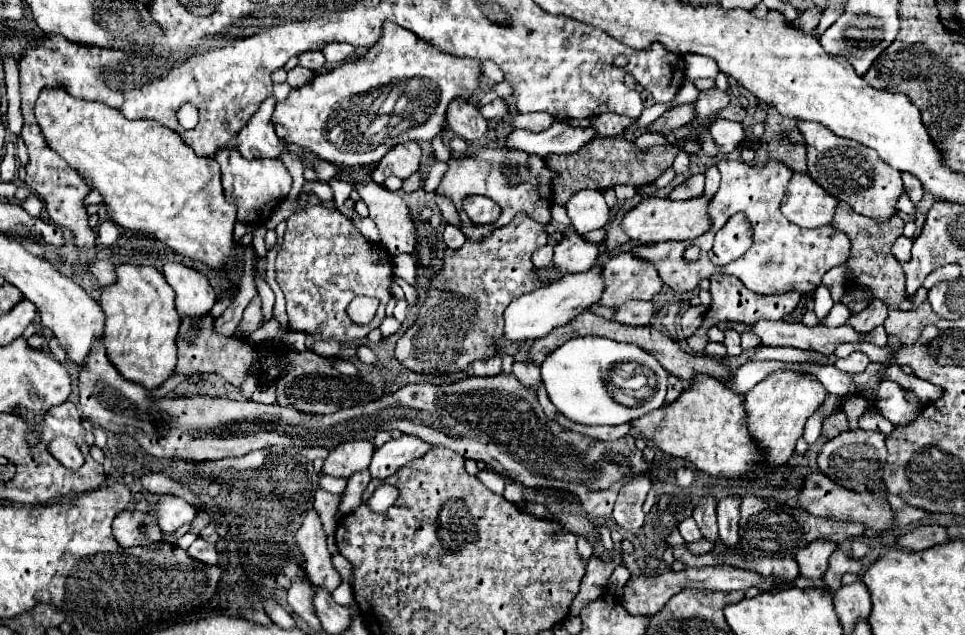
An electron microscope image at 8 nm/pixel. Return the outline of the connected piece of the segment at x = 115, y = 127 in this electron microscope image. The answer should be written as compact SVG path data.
M43 89L35 105L37 123L53 151L57 151L73 169L77 169L103 199L113 223L153 235L163 241L173 253L201 261L213 271L229 271L237 267L237 243L233 239L233 227L237 221L237 209L223 195L219 165L213 157L197 157L181 137L157 121L139 119L127 121L117 109L103 103L81 101L65 93L63 89Z

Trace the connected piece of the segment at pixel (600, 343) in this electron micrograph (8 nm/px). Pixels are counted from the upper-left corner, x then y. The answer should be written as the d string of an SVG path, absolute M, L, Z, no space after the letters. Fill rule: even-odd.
M605 337L571 339L565 345L561 345L559 349L555 349L541 363L541 379L543 379L543 385L549 393L549 399L565 417L569 417L571 421L581 423L581 425L621 425L621 423L629 423L633 419L639 419L653 409L659 409L665 403L667 375L669 373L659 365L659 361L653 355L649 355L647 351L643 351L641 347L629 345L629 343L617 343L617 341L611 341ZM627 361L641 363L643 367L651 369L657 377L655 395L639 407L625 407L625 405L617 403L609 391L611 365L627 363Z

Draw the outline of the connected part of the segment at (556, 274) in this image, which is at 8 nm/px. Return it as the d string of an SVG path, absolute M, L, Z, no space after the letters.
M571 231L571 233L563 235L561 243L557 243L555 257L553 257L557 269L553 269L553 271L537 269L537 273L545 275L549 281L561 279L567 273L583 273L583 271L591 269L597 255L599 255L597 243L589 243L579 233Z

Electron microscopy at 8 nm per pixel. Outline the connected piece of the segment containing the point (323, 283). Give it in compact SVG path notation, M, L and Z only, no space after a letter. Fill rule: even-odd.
M309 197L307 201L311 201L311 205L303 213L297 213L287 219L285 237L277 249L277 259L275 259L275 281L279 283L287 301L289 331L309 333L313 335L313 339L335 339L337 343L349 343L349 341L361 339L371 329L379 327L381 321L385 319L385 305L391 297L389 285L393 279L393 259L391 255L387 255L381 243L371 243L369 239L365 239L343 213L339 213L337 209L323 207L317 197ZM357 295L379 299L377 315L367 325L351 323L351 319L345 313L347 305Z

